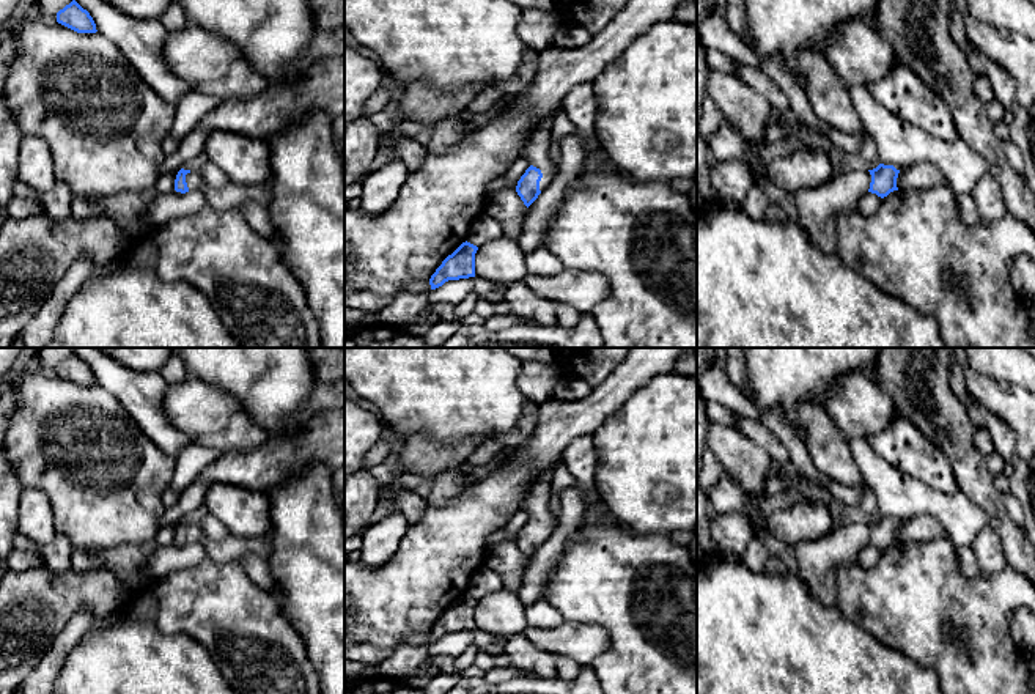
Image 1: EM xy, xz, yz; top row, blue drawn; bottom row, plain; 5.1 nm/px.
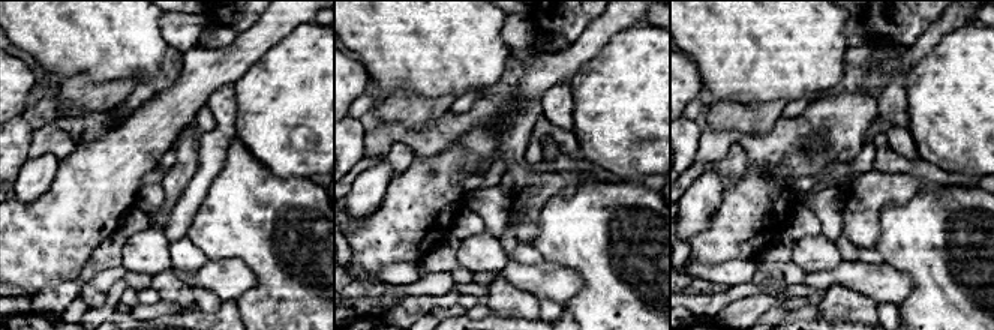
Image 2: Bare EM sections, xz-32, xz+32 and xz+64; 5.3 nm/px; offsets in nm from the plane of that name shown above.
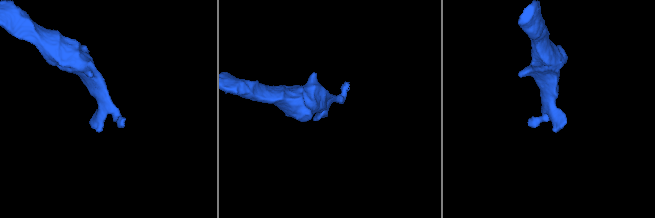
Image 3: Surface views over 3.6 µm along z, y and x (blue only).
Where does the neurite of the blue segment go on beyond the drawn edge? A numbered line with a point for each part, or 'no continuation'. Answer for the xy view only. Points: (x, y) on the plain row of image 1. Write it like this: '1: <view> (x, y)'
1: xy (194, 532)

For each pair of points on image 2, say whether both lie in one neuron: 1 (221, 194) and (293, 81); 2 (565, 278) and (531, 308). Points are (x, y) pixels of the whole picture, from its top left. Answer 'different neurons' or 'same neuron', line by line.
1: different neurons
2: different neurons

